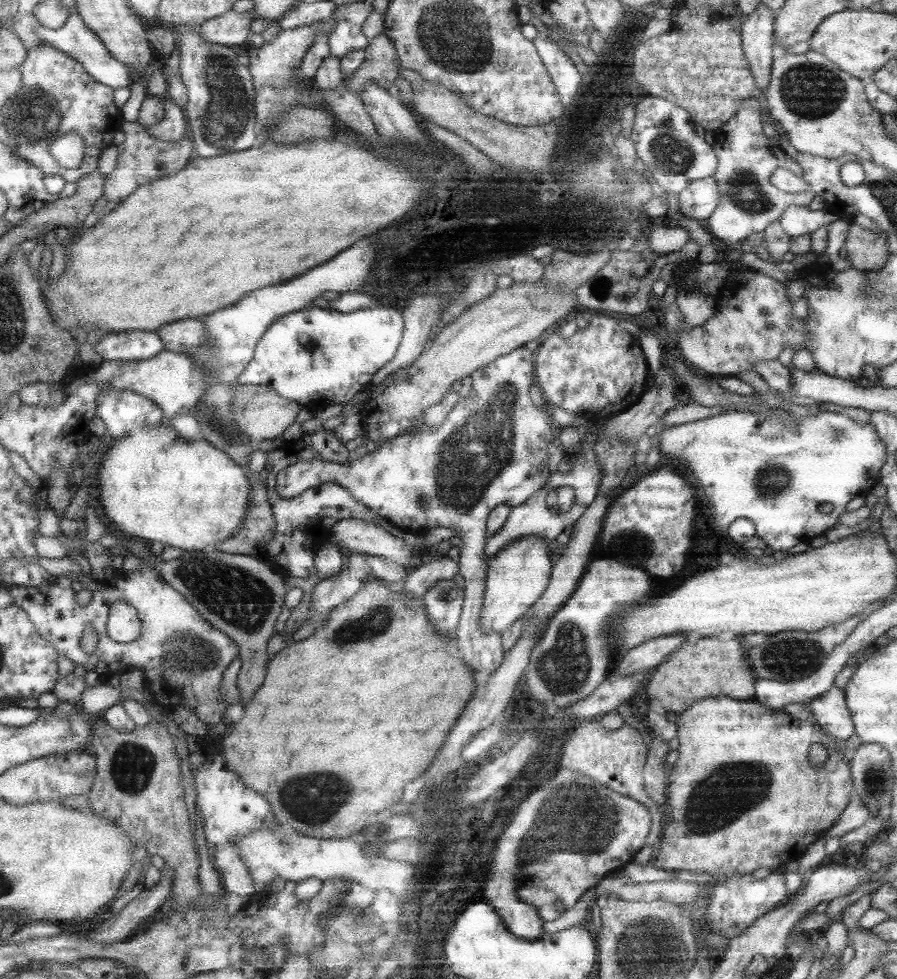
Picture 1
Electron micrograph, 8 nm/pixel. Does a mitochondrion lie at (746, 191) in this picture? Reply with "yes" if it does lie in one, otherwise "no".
yes

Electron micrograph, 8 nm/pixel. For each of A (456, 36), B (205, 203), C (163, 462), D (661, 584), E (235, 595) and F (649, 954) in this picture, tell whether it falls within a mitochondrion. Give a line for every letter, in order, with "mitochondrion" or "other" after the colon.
A: mitochondrion
B: other
C: other
D: other
E: mitochondrion
F: mitochondrion

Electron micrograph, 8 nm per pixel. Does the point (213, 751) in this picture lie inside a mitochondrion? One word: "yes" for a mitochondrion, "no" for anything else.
no

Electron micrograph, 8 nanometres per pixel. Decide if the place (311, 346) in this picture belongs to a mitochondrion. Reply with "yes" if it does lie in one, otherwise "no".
no

